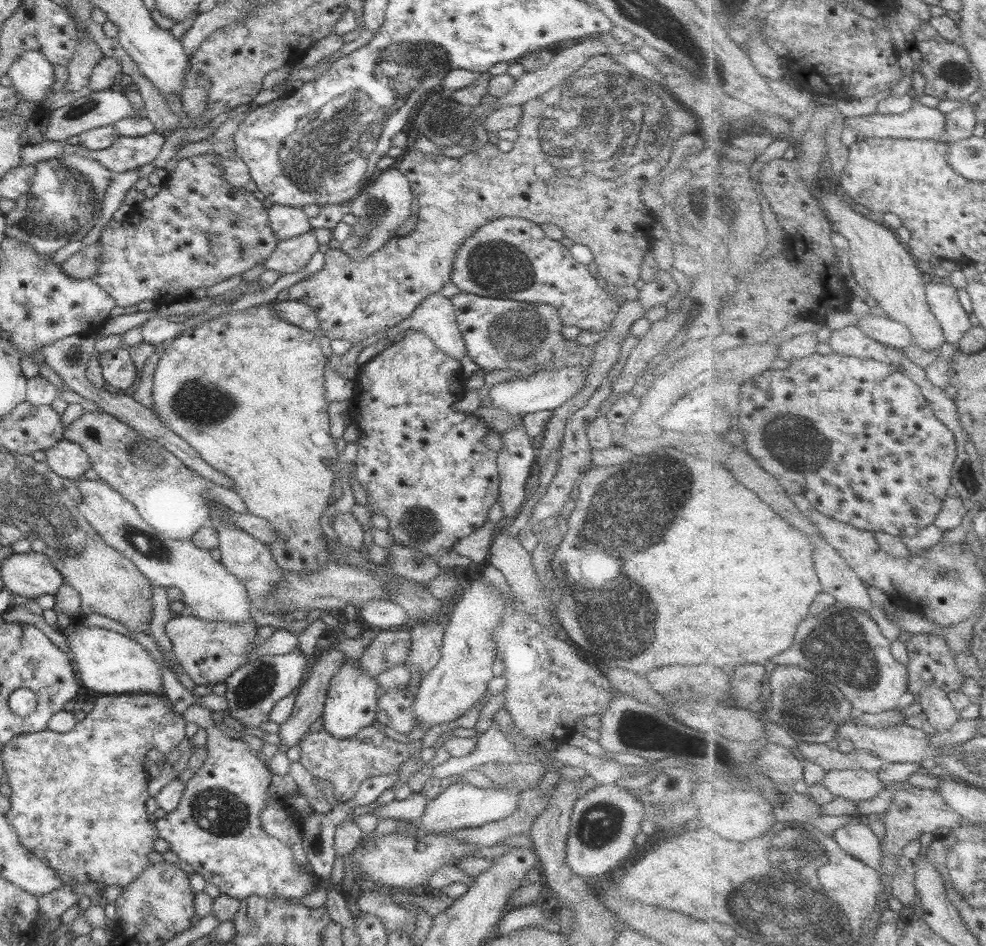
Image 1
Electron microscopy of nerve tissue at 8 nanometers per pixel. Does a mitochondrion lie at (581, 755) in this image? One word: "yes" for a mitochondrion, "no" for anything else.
no

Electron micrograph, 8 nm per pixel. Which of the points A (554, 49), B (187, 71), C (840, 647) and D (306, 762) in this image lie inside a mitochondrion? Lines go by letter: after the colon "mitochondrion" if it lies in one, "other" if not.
A: other
B: other
C: mitochondrion
D: other

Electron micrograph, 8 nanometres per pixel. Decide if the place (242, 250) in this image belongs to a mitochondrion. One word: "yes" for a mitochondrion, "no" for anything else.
no

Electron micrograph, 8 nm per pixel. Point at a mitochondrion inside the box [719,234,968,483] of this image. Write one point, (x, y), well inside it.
(802, 443)

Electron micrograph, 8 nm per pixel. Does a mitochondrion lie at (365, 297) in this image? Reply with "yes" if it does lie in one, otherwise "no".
no

